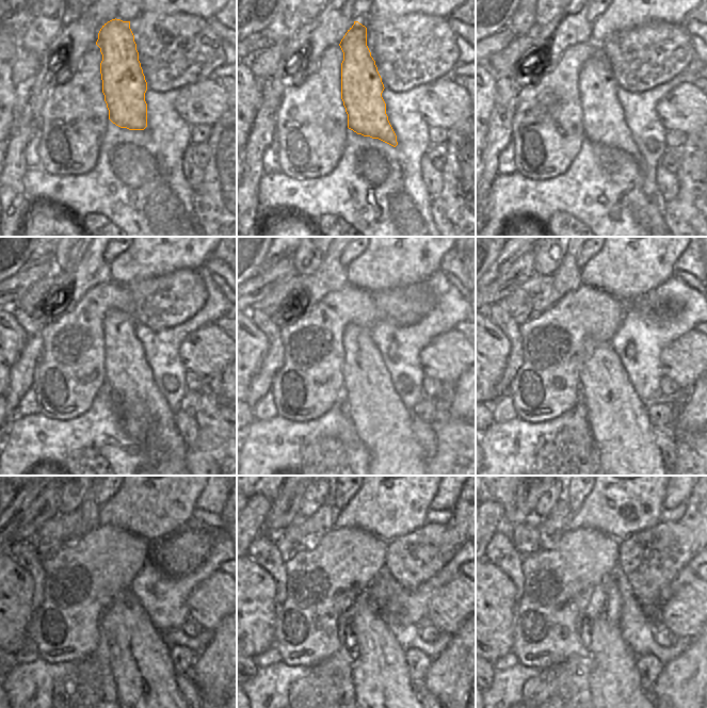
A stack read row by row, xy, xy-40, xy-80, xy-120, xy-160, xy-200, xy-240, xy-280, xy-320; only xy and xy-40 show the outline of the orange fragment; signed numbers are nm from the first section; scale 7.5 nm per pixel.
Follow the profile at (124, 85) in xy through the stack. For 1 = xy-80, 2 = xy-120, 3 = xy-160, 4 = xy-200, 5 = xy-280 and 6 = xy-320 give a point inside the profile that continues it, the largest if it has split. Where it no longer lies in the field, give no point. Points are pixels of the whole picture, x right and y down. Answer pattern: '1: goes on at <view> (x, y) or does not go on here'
1: goes on at xy-80 (603, 119)
2: goes on at xy-120 (127, 372)
3: goes on at xy-160 (383, 423)
4: goes on at xy-200 (620, 427)
5: goes on at xy-280 (384, 692)
6: goes on at xy-320 (614, 682)

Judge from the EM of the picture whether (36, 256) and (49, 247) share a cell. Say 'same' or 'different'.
same

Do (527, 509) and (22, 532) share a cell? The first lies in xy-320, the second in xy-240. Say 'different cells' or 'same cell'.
same cell

